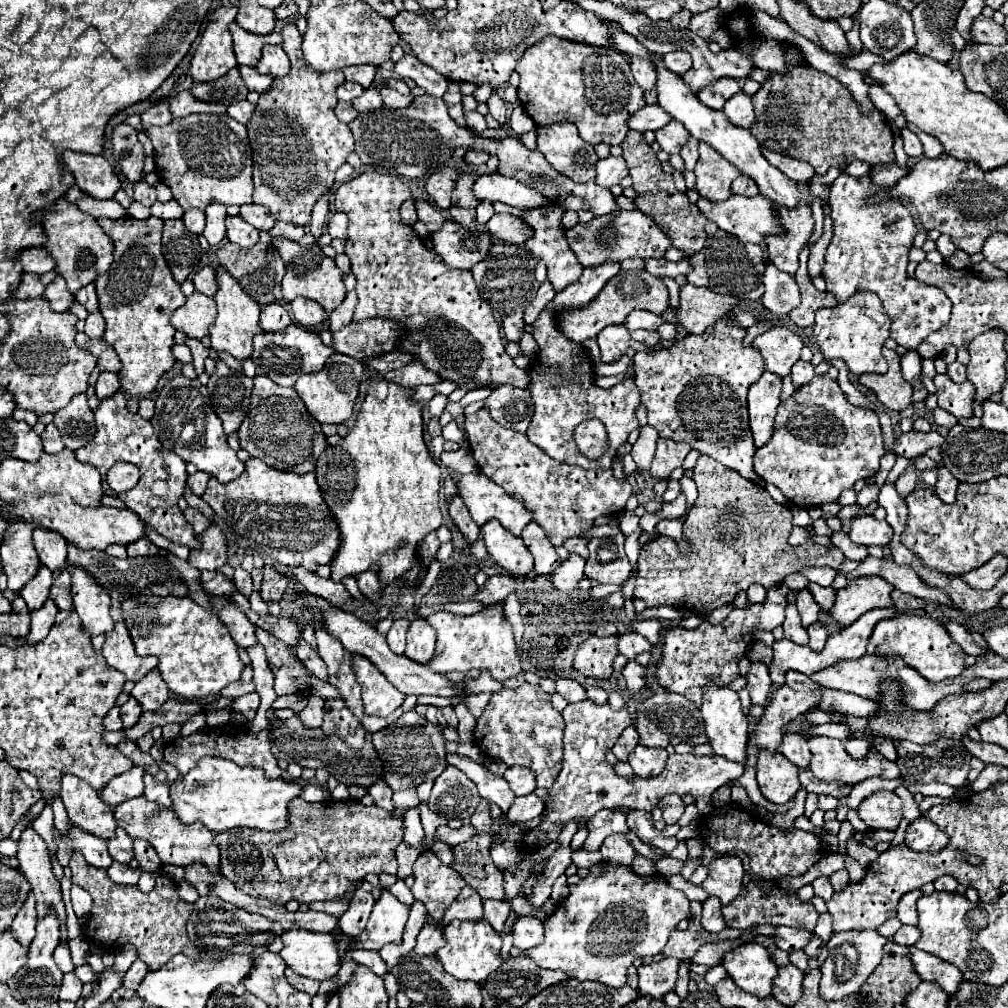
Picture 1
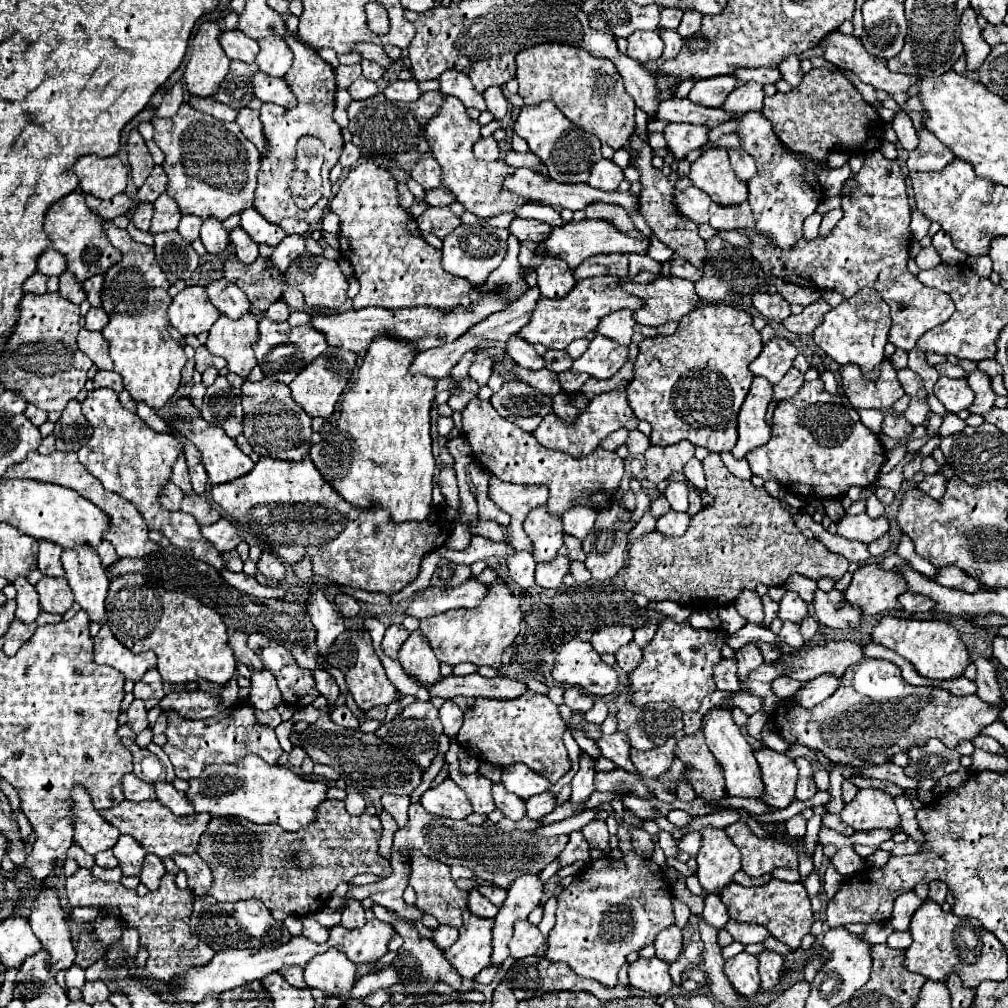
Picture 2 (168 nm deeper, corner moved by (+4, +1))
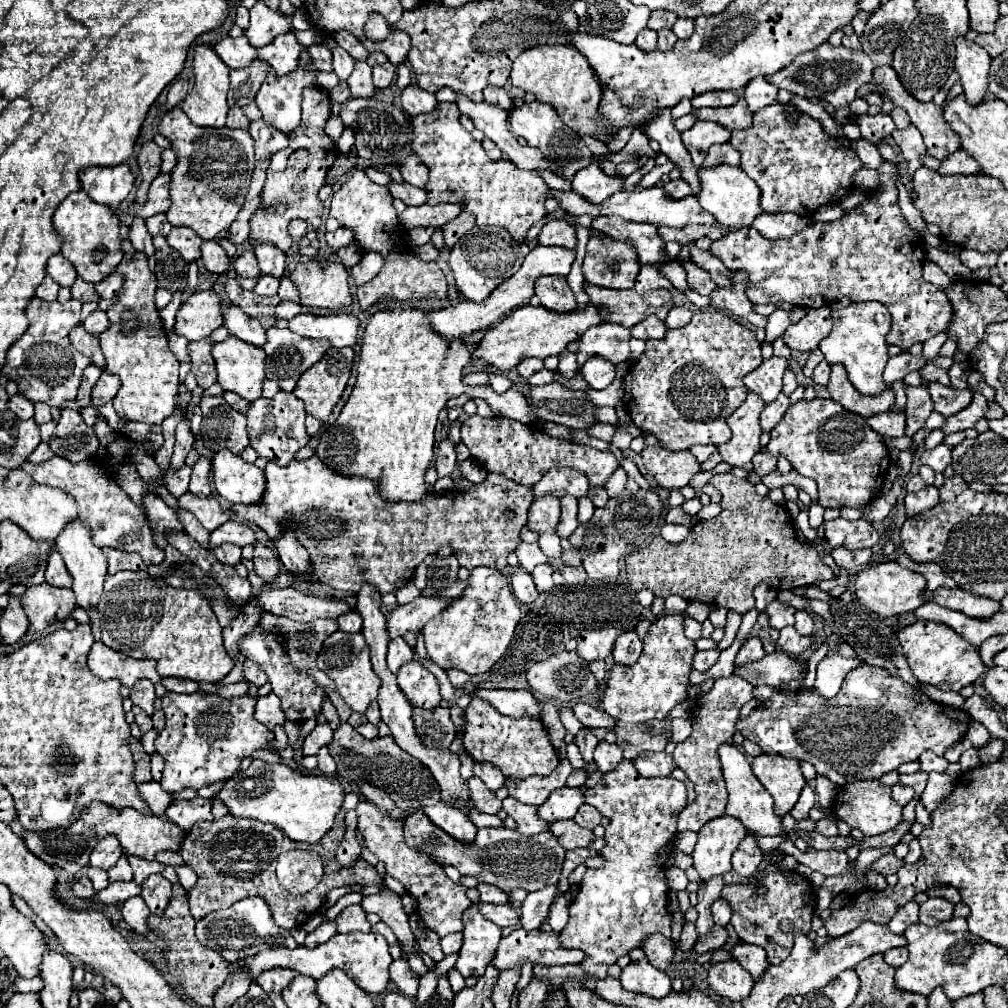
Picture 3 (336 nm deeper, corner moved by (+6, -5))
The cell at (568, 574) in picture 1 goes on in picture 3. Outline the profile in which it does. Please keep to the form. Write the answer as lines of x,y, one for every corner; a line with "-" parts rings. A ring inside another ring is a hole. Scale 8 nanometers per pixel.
547,564
537,566
537,568
531,572
531,576
533,576
533,580
535,580
535,586
537,586
539,592
549,592
549,590
553,588
553,578
551,578
551,574
553,574
553,568
547,566

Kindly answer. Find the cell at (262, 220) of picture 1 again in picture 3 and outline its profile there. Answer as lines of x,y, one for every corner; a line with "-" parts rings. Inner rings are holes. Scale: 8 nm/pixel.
253,244
253,252
259,260
261,274
269,274
275,278
281,278
285,272
285,254
279,248
273,248
273,244

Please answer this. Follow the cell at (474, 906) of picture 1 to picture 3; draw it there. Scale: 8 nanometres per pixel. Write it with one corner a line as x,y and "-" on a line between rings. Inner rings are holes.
479,902
479,908
485,918
495,922
499,928
511,928
519,922
519,912
513,908
513,904
483,904

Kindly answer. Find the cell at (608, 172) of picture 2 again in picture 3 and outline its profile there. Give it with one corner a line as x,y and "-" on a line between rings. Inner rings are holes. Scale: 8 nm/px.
589,164
587,168
581,168
573,176
571,190
589,200
591,204
601,204
613,192
621,190
621,184
623,184
621,178
607,176
597,164

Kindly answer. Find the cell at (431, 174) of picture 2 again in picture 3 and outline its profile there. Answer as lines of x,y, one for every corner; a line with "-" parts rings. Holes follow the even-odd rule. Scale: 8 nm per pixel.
411,154
409,160
403,160
399,170
401,170
401,176
403,176
405,182
409,182
417,188
425,188
427,178
429,178
429,170
427,170
427,166
421,164
417,154

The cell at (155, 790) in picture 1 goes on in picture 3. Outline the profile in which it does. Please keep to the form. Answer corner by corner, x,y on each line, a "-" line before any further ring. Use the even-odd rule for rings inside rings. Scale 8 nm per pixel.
199,796
193,800
173,800
165,814
185,832
199,820
213,820
211,800

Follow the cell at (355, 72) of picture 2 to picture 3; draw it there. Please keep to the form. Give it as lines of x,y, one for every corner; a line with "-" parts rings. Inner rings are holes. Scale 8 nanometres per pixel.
335,46
331,52
333,52
333,70
335,70
335,74
339,76
339,80
347,80
349,74
353,72
353,68
355,68
355,60
341,46

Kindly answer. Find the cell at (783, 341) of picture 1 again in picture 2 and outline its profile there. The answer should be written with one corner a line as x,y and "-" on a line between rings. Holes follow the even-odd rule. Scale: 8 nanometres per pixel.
775,336
767,344
763,344
761,354
749,364
749,370
755,376
767,378
771,384
777,384
785,372
793,366
797,356
797,346
791,344
787,338

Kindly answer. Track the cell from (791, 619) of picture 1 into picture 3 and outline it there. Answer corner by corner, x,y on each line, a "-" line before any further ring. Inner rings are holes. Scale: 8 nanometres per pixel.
789,626
779,632
777,646
787,654
801,654
813,646
813,636
801,636
799,632
795,632
793,626

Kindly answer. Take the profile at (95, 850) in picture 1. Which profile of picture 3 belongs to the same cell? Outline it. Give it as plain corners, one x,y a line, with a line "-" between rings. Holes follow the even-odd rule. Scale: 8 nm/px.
121,856
119,862
115,864
115,868
109,870
109,880
111,880
111,882
117,882
117,880
121,880
121,882
131,882
131,880
133,880
133,872
131,872
131,866
129,866
129,862
127,862
125,856

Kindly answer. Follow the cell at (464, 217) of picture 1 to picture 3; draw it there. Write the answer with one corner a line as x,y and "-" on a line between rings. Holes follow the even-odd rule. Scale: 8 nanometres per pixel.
391,180
391,182
387,184
387,190
389,190
395,198
403,200
407,206
421,206
421,204
425,204
427,192
425,192
423,188
415,188
415,186
407,184
407,182
393,182
393,180

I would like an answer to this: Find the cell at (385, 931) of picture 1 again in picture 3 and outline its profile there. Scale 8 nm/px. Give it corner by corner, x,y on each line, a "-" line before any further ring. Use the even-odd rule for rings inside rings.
351,932
351,934
335,934
327,944
321,944
319,948
303,948
303,946
297,946
295,950
287,950
287,948
281,948
281,950
265,950
265,952
259,952
255,954
253,958
247,958
247,960
239,960
235,964
231,964
231,974
237,972
237,970
249,970
253,974
253,978
257,978
263,970
269,970
269,968
291,968
303,976
311,976
315,980
319,980
319,976
325,976
325,972
331,972
333,968
339,968
343,970
361,990
369,992
369,994
381,994
385,992
387,984
389,984
389,964
393,962
389,950
387,950
387,940
381,936
381,934
373,934
373,932
367,932
367,934
361,934
361,932

